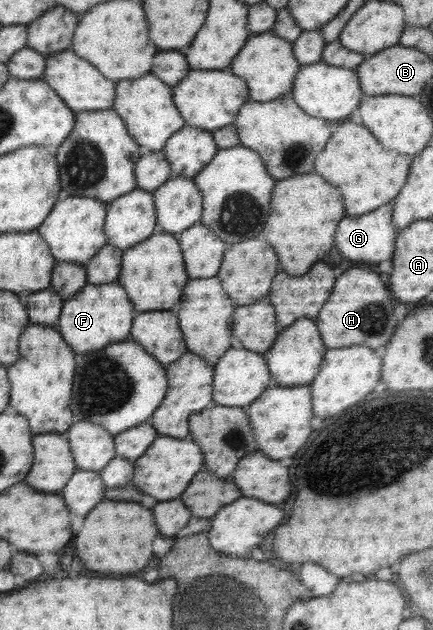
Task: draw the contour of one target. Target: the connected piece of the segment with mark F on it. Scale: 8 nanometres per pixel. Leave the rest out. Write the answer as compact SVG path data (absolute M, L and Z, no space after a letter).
M117 282L97 286L87 284L75 298L69 298L63 304L61 318L53 326L74 352L91 352L119 340L128 340L133 318L137 314L133 304L129 302L129 296L125 294L125 289L117 284Z

